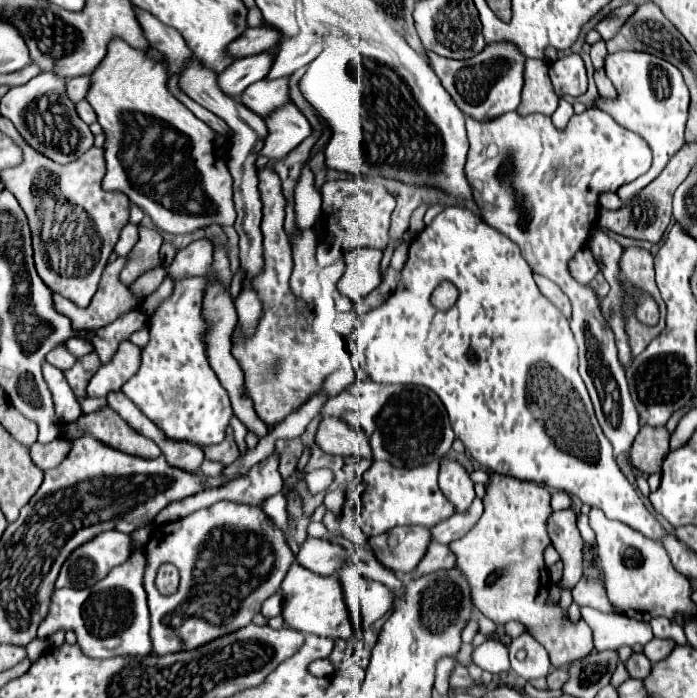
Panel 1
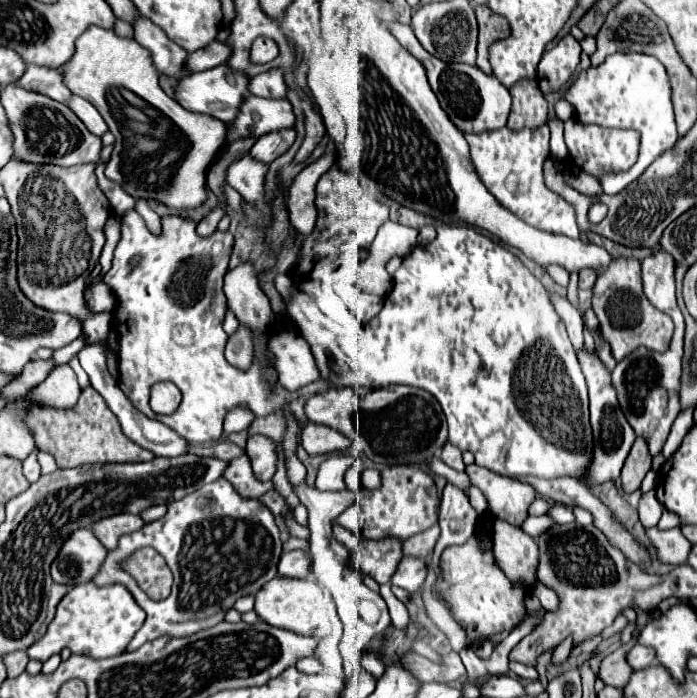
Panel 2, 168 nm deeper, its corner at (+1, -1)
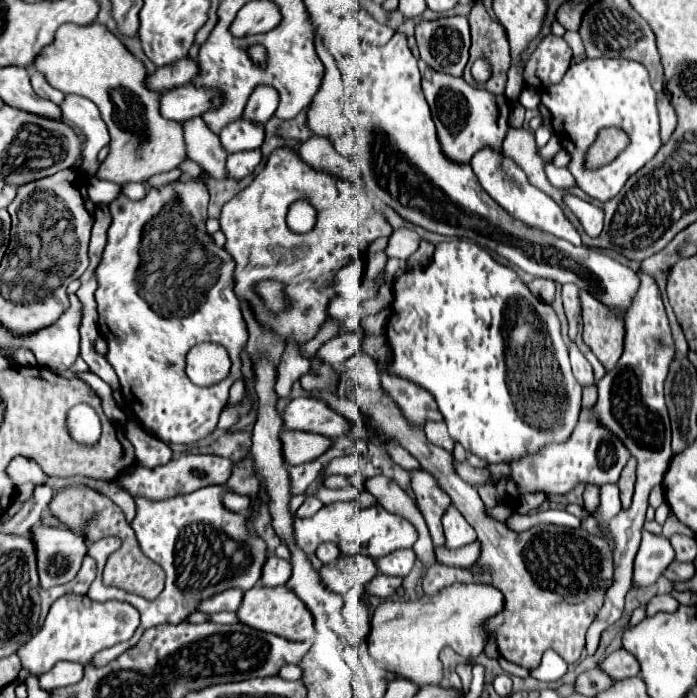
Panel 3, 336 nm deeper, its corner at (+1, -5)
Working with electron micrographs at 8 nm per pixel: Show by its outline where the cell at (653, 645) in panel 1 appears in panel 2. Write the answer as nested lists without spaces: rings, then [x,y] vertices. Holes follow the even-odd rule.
[[[637,643],[637,645],[629,651],[627,661],[629,661],[629,665],[631,665],[635,671],[639,671],[639,669],[645,669],[645,667],[649,667],[649,665],[655,663],[655,653],[653,653],[653,649],[643,647],[643,645]]]

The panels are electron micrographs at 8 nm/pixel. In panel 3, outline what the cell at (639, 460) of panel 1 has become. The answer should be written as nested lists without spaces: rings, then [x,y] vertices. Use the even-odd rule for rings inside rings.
[[[631,457],[629,463],[625,465],[621,479],[619,479],[619,491],[621,491],[621,507],[627,509],[631,505],[631,497],[633,497],[633,485],[635,485],[635,459]]]

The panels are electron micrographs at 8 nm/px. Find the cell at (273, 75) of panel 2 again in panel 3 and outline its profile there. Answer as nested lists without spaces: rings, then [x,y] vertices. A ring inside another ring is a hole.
[[[259,85],[251,93],[247,107],[245,107],[245,115],[241,115],[241,117],[253,121],[255,125],[261,125],[273,117],[275,109],[277,109],[277,91],[267,85]]]

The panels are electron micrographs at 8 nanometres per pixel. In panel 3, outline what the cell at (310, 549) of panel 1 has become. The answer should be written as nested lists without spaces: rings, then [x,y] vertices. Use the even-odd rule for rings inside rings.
[[[269,555],[265,561],[265,569],[261,569],[261,585],[265,587],[277,587],[285,585],[291,577],[291,563],[285,559],[279,559],[277,555]]]

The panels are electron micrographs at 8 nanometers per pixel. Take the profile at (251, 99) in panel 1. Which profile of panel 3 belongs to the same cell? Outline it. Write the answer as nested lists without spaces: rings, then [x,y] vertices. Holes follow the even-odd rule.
[[[237,119],[219,133],[219,139],[221,139],[221,147],[227,153],[239,153],[261,147],[265,135],[261,125],[253,125],[245,119]]]

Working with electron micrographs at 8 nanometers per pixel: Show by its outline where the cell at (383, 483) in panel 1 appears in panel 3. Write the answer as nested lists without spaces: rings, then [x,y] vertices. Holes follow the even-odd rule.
[[[343,501],[323,505],[313,517],[307,519],[293,517],[293,541],[307,555],[313,555],[321,543],[331,541],[337,545],[341,555],[365,555],[371,559],[379,559],[389,555],[391,551],[413,547],[413,543],[417,541],[417,531],[407,519],[385,511],[381,505],[361,509],[355,501]]]

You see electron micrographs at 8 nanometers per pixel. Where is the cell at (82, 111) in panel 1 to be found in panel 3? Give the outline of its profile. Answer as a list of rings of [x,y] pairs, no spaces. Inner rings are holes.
[[[65,95],[65,101],[61,103],[63,117],[71,121],[87,139],[83,147],[83,165],[81,173],[85,177],[93,177],[99,163],[97,163],[97,153],[109,145],[109,133],[107,125],[101,119],[101,113],[97,105],[81,95]]]

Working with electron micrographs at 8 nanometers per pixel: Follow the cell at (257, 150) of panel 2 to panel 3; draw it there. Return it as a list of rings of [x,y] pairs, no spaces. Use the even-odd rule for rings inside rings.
[[[245,151],[245,153],[235,153],[227,157],[227,179],[239,181],[245,175],[251,175],[253,169],[259,165],[261,161],[261,151]]]

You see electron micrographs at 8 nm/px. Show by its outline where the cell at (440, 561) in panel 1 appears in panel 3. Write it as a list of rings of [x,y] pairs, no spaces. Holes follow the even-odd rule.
[[[375,575],[369,585],[365,585],[365,595],[367,597],[377,597],[377,599],[389,599],[397,587],[401,585],[399,577],[385,577],[385,575]]]

